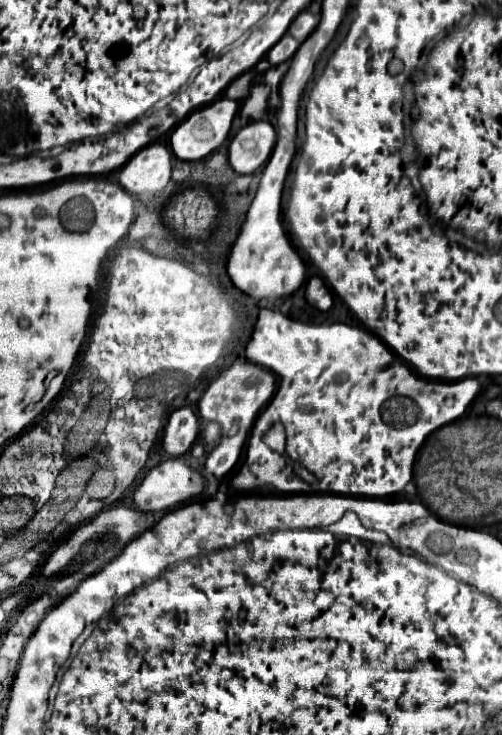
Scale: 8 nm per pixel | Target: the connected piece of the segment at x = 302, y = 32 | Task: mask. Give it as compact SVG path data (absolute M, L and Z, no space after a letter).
M301 11L297 17L295 17L295 21L291 23L291 27L289 27L289 33L299 41L299 43L303 43L309 35L311 35L311 31L317 27L317 19L309 13L309 11Z

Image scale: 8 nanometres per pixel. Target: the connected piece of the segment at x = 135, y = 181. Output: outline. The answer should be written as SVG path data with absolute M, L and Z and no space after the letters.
M155 143L135 153L119 171L123 189L135 195L159 193L171 181L171 153L167 147Z

